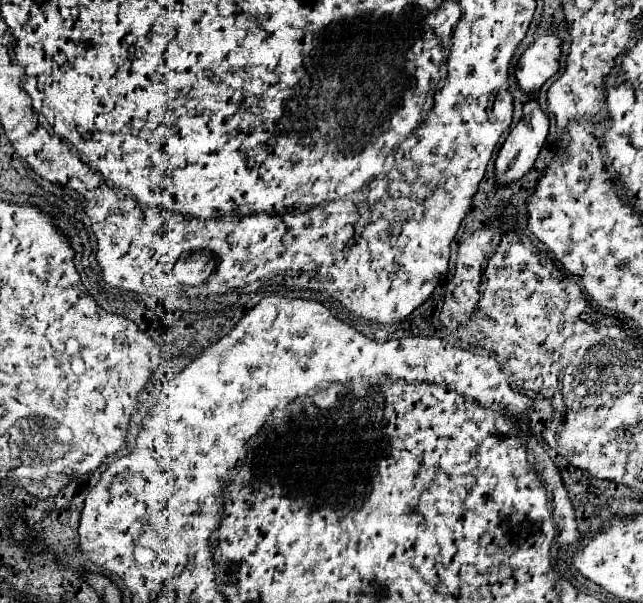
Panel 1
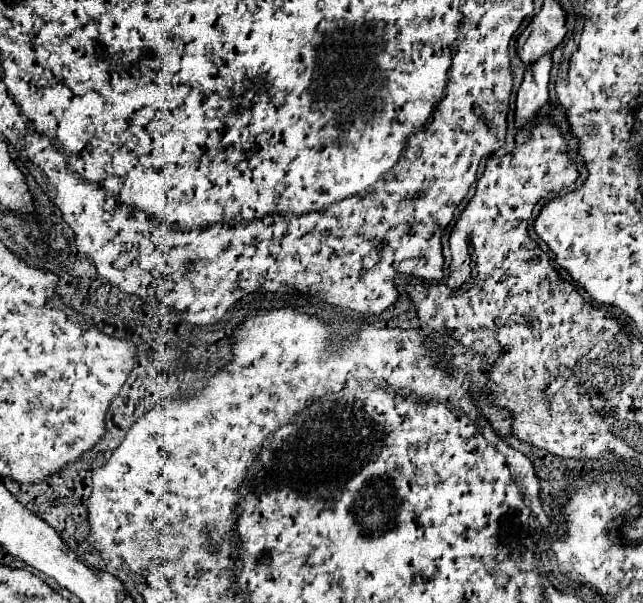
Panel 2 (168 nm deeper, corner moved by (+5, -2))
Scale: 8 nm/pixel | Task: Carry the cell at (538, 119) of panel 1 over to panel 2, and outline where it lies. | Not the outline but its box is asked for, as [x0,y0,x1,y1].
[516,56,550,128]

